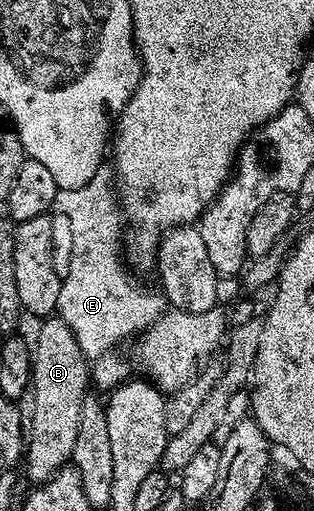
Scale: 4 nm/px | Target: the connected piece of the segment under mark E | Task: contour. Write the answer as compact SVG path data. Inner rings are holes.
M103 165L88 185L59 191L53 210L66 218L70 230L70 260L66 267L64 263L56 315L72 329L72 337L76 337L76 345L80 345L87 360L95 361L133 331L144 332L167 312L168 304L157 290L141 287L129 275L124 262L124 212L109 166Z

